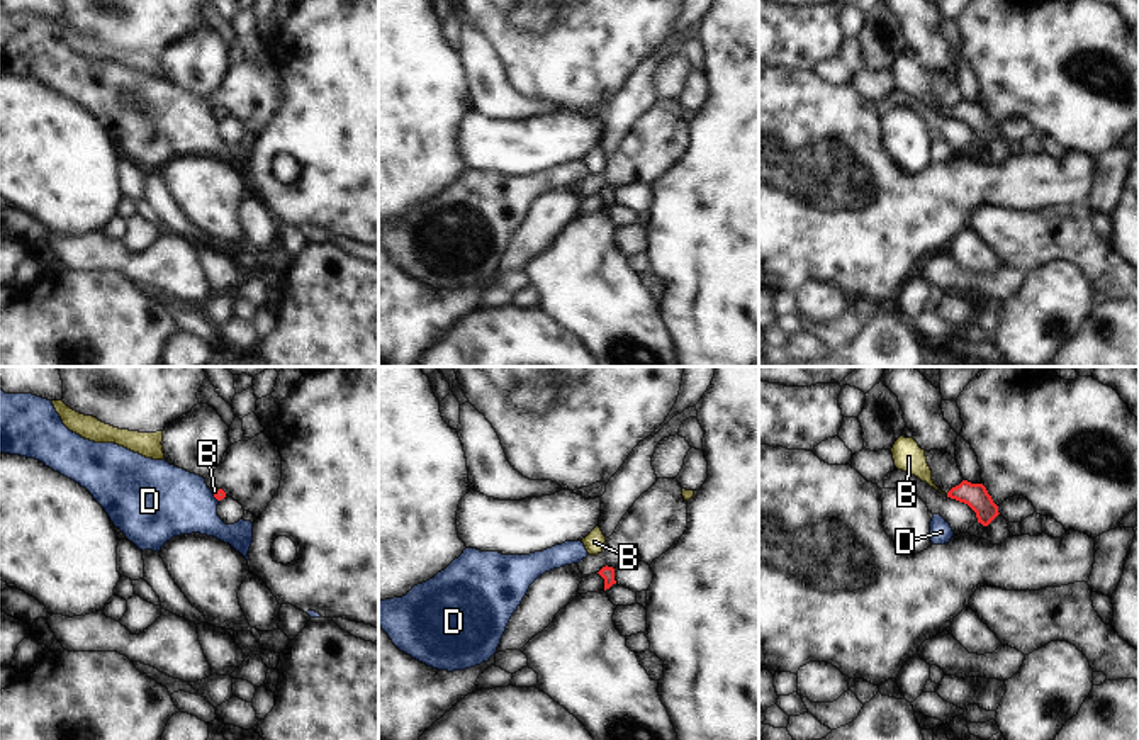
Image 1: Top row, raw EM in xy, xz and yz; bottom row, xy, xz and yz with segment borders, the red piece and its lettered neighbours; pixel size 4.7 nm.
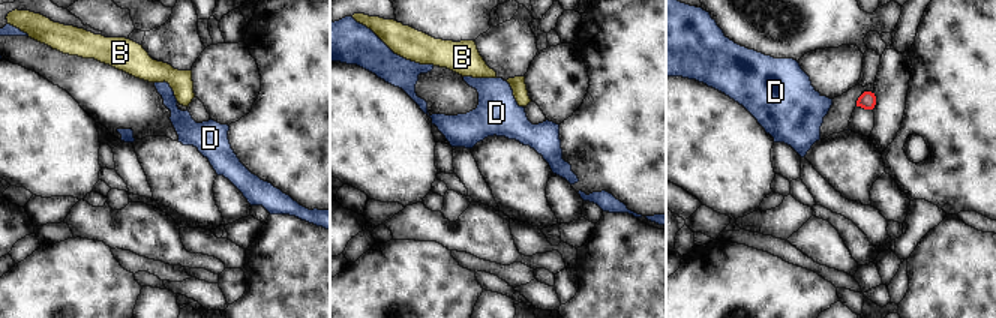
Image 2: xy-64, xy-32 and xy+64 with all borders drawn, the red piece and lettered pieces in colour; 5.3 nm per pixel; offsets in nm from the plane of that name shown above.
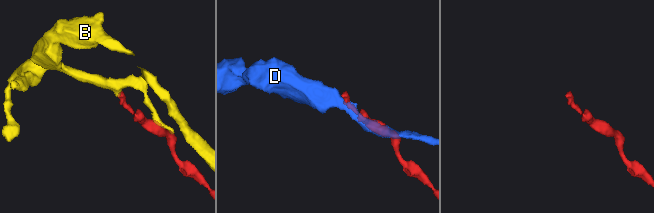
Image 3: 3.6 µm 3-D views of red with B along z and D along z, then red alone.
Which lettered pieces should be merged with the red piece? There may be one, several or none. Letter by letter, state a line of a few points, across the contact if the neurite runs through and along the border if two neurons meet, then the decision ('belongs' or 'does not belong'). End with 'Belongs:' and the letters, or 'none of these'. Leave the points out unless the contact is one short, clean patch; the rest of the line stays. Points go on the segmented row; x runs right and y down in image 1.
B: line xy (219, 494), (216, 493), (214, 491); belongs
D: line xy (213, 494), (218, 501); does not belong
Belongs: B

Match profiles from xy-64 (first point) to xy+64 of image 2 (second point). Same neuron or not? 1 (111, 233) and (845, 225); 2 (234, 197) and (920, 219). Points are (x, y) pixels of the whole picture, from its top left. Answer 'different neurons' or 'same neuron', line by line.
1: different neurons
2: different neurons

